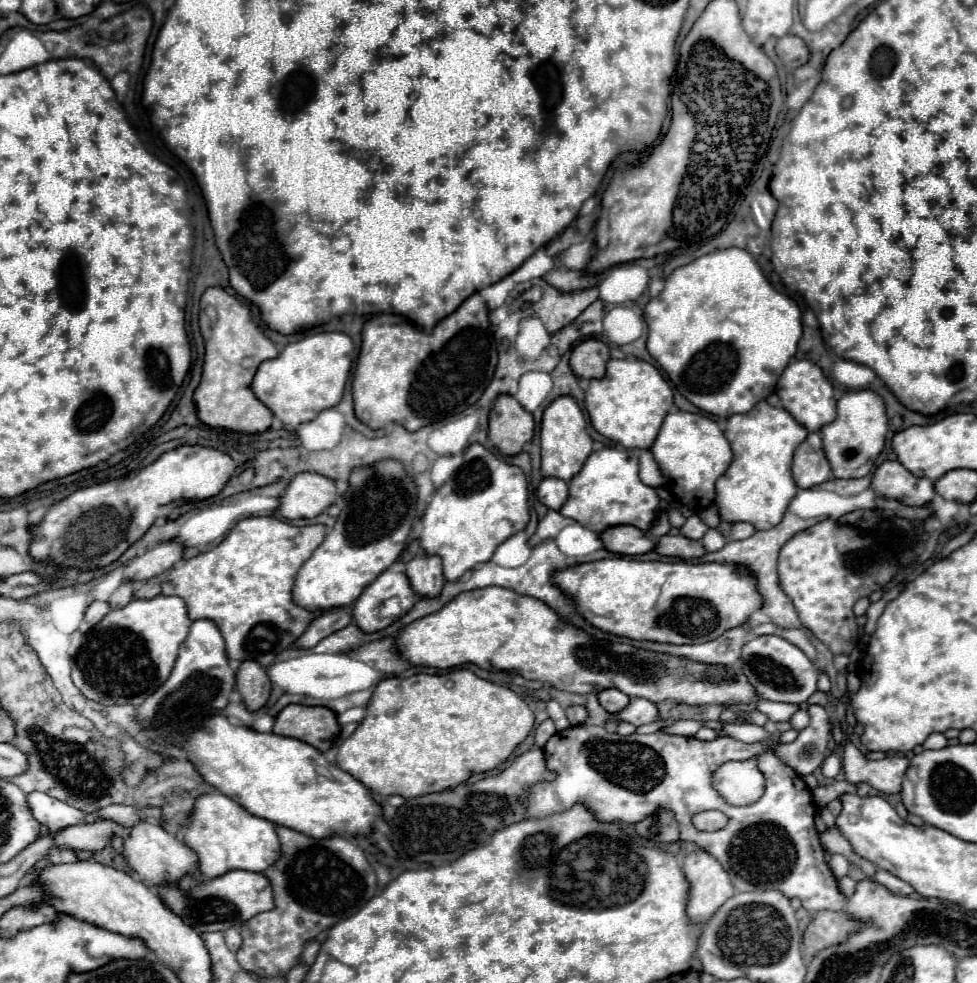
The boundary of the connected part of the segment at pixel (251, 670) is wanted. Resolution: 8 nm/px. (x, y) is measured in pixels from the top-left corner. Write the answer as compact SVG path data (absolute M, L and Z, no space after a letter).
M243 661L237 671L237 691L249 711L261 709L271 693L267 671L261 665L255 665L255 661Z

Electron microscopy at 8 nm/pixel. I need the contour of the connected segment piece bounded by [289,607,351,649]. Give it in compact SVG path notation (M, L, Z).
M341 607L341 609L331 609L325 611L321 615L317 615L311 625L307 627L307 631L289 647L289 649L311 649L315 647L321 639L325 639L327 635L347 627L351 623L351 609L349 607Z

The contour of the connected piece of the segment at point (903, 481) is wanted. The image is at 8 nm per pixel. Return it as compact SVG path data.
M885 461L875 469L871 489L883 499L895 499L909 507L931 505L935 497L931 479L919 479L907 473L897 461Z

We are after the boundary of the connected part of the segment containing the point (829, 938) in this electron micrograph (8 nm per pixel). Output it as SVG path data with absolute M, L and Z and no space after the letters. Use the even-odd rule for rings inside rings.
M843 911L841 913L819 913L815 917L815 921L809 923L807 931L805 931L805 947L811 951L819 951L827 945L845 941L845 937L849 933L853 933L855 929L861 929L865 923L857 923L853 919L849 919Z

